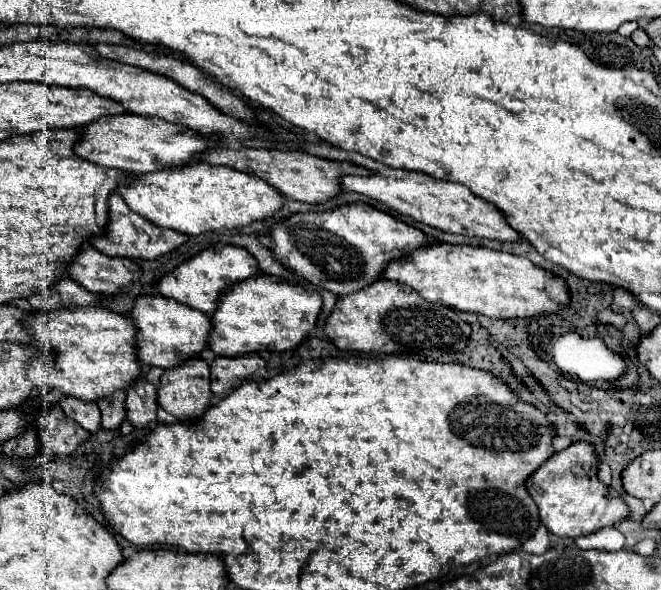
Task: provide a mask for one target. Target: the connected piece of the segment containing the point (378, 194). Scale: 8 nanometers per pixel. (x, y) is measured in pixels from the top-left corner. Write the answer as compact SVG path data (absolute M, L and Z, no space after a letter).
M371 158L365 160L363 167L367 168L371 174L368 176L343 176L341 186L345 190L379 200L387 208L391 208L403 216L411 216L417 222L427 224L437 230L443 230L443 232L499 240L499 242L519 242L521 240L521 234L509 226L505 214L499 208L495 208L487 200L481 200L479 196L473 196L473 192L469 192L469 188L465 188L461 184L433 180L431 176L417 174L417 172L401 172L401 170L395 170L395 168L375 162Z

